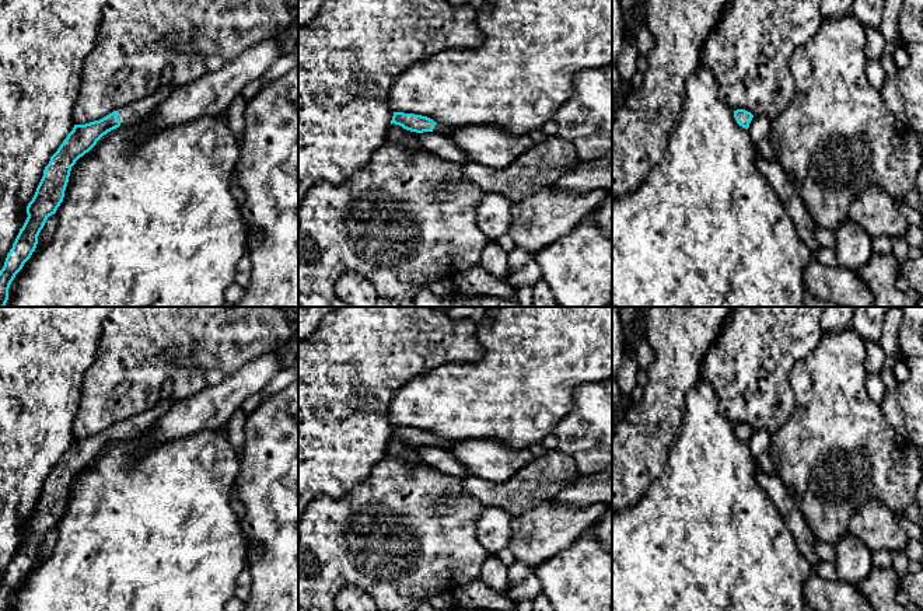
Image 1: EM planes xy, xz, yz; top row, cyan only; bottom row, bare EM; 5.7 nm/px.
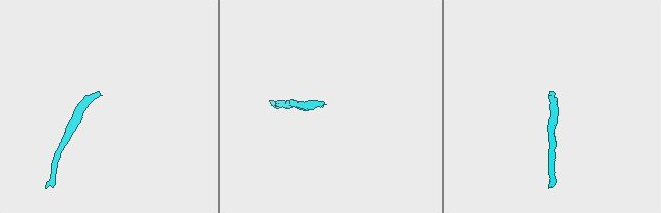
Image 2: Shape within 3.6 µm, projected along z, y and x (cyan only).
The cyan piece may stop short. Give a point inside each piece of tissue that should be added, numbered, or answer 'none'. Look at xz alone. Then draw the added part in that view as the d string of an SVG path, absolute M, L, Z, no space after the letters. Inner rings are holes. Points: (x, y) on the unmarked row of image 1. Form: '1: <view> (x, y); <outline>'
1: xz (441, 443); M436 439L433 446L436 447L440 447L440 448L451 448L455 443L454 441L448 441L448 440L444 440L444 439Z

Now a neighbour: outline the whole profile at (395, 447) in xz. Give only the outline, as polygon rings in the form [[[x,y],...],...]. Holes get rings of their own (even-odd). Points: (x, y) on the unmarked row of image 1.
[[[395,437],[389,439],[387,444],[388,454],[394,457],[399,457],[401,460],[403,460],[410,465],[426,465],[426,462],[420,458],[417,450],[419,447],[406,444],[402,440]]]

